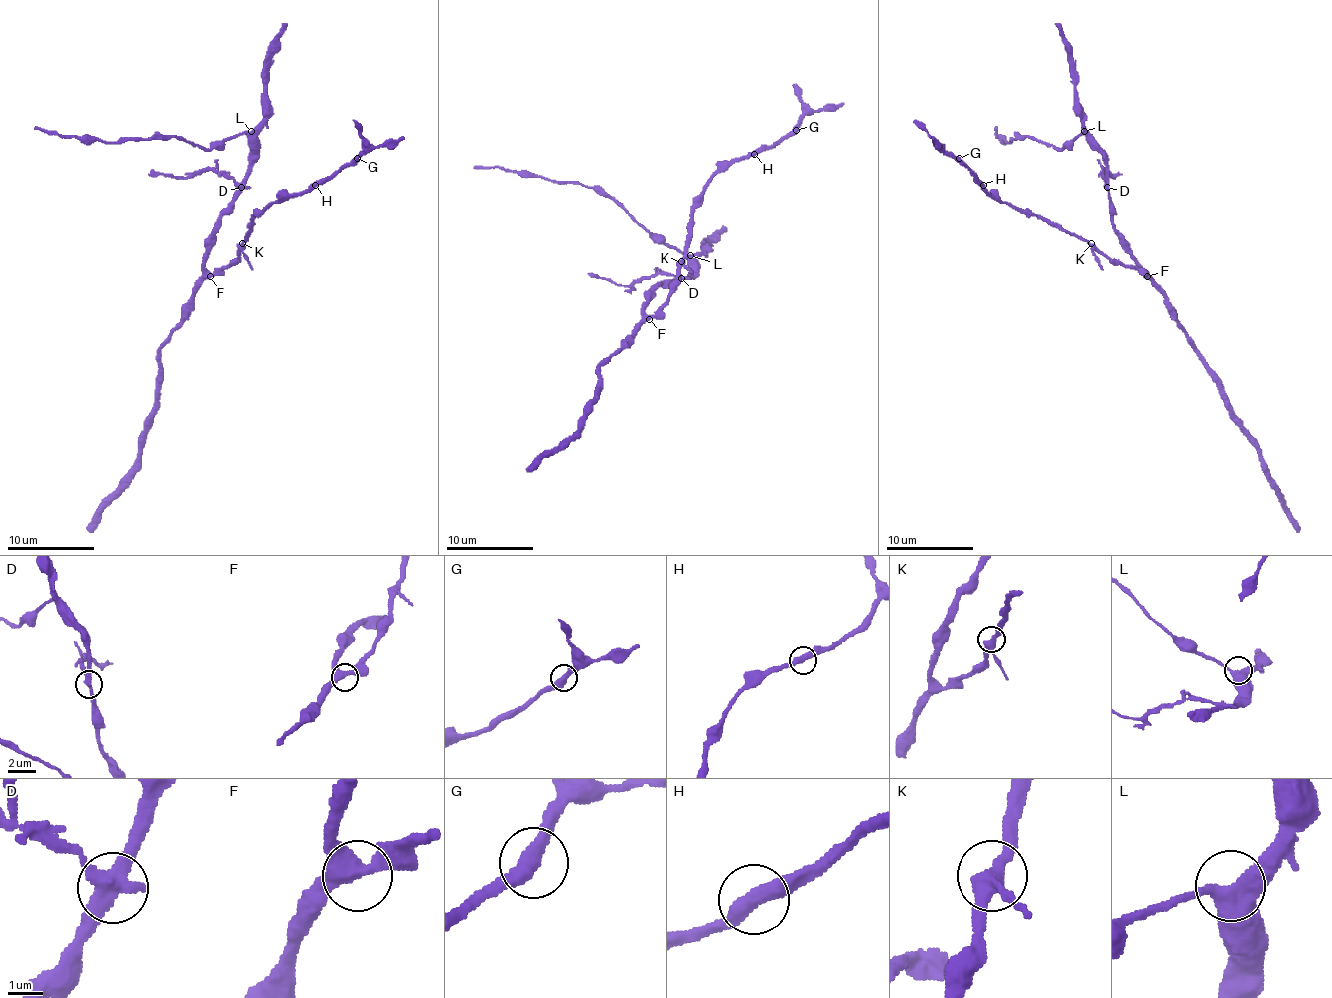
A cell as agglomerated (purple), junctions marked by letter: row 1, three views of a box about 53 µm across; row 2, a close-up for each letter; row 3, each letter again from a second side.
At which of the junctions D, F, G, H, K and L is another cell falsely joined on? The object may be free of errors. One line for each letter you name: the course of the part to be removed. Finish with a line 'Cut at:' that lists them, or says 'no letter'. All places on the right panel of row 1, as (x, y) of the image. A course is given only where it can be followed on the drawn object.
D: foreign part runs (1106, 187), (1106, 169), (1114, 178), (1102, 173)
Cut at: D

